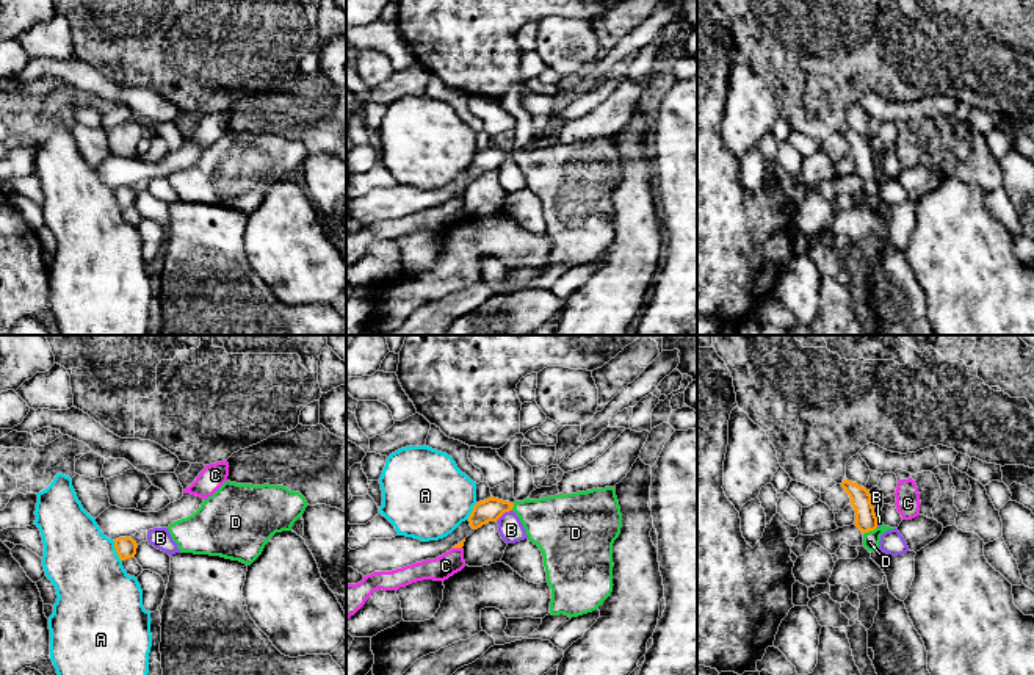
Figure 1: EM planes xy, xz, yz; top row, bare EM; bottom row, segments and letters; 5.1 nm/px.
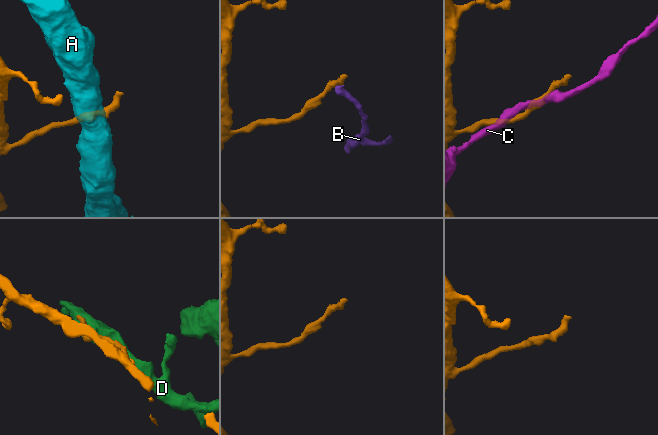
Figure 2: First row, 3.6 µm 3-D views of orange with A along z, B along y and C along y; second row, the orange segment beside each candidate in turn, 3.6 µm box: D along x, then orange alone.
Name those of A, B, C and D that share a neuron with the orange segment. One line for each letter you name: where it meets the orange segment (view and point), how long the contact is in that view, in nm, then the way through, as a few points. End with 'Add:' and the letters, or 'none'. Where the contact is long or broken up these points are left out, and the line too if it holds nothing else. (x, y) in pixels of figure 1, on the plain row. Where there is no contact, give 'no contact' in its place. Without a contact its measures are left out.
Add: none

